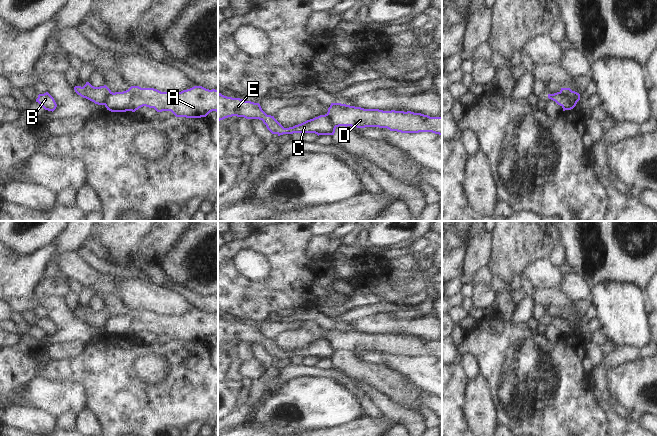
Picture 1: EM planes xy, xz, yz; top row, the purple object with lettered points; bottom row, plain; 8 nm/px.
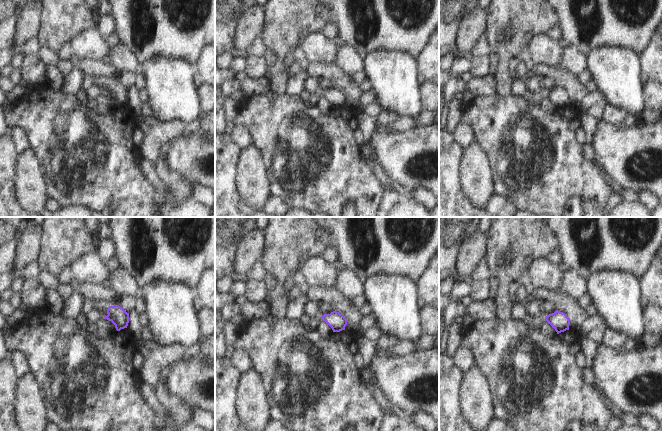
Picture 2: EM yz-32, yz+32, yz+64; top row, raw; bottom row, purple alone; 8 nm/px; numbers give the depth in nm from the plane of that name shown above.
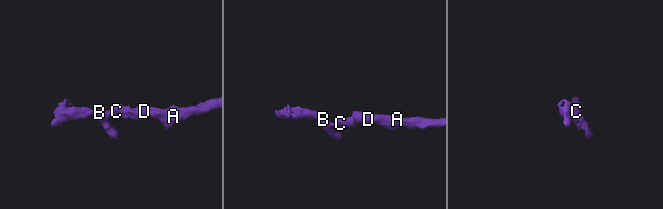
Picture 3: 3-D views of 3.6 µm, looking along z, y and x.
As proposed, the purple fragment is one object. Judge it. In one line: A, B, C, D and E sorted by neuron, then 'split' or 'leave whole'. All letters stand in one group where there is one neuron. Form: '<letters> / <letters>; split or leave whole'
A D / B C E; split

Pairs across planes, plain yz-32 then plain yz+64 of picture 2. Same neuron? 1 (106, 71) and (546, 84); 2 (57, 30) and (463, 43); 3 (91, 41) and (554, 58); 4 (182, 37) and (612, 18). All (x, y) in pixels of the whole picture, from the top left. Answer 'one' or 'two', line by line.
1: two
2: two
3: one
4: one

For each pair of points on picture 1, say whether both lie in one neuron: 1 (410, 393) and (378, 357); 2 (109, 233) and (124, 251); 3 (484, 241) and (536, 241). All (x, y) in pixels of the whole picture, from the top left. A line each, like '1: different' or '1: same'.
1: different
2: same
3: different

